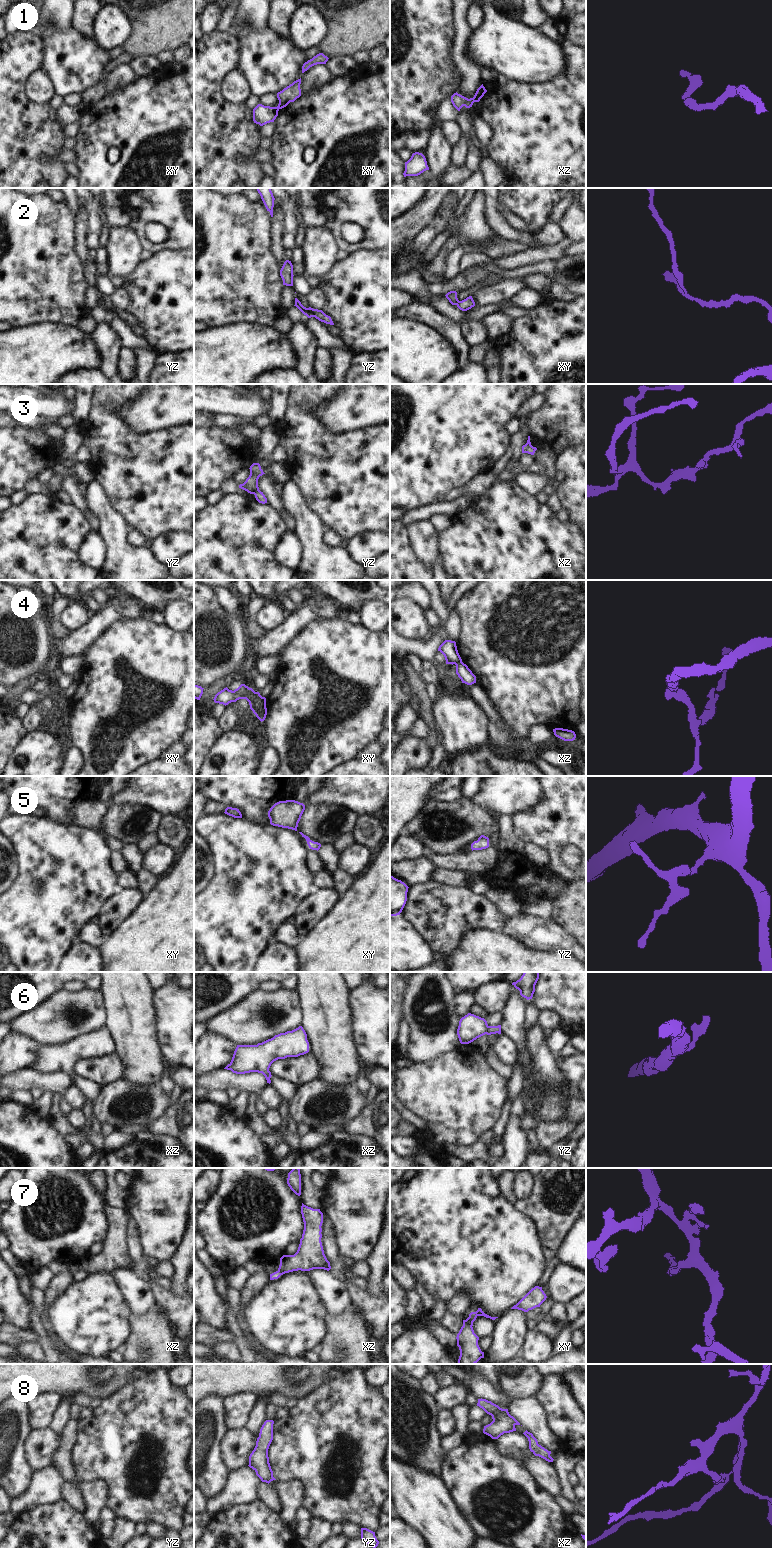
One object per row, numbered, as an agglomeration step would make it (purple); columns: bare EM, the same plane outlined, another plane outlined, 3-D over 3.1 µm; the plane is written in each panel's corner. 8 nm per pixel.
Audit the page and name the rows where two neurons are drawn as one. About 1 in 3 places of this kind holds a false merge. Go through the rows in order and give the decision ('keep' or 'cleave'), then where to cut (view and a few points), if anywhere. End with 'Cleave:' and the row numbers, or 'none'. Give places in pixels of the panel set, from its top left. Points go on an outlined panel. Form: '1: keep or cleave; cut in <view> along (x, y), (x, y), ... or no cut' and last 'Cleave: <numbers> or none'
1: cleave; cut in xz along (472, 98), (474, 101)
2: keep; no cut
3: cleave; cut in yz along (258, 489), (253, 493)
4: cleave; cut in xy along (265, 702), (264, 706), (255, 714)
5: keep; no cut
6: keep; no cut
7: cleave; cut in xz along (278, 1270), (281, 1274)
8: keep; no cut
Cleave: 1, 3, 4, 7

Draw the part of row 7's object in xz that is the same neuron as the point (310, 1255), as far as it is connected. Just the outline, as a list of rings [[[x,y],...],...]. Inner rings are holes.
[[[302,1203],[301,1214],[304,1230],[297,1252],[294,1255],[283,1255],[280,1258],[278,1271],[281,1275],[293,1271],[310,1271],[313,1269],[331,1269],[327,1260],[321,1238],[323,1213]]]

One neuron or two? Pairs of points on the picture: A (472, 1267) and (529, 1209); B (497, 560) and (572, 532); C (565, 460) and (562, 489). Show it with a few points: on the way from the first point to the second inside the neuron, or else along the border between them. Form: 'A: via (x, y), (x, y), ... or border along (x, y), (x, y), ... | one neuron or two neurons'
A: border along (513, 1204), (533, 1222), (537, 1234) | two neurons
B: via (516, 560), (533, 560), (548, 545), (553, 545) | one neuron
C: via (569, 467), (569, 482) | one neuron

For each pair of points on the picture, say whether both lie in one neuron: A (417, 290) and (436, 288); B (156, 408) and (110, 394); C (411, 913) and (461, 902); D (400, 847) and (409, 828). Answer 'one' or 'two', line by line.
A: two
B: two
C: one
D: two

